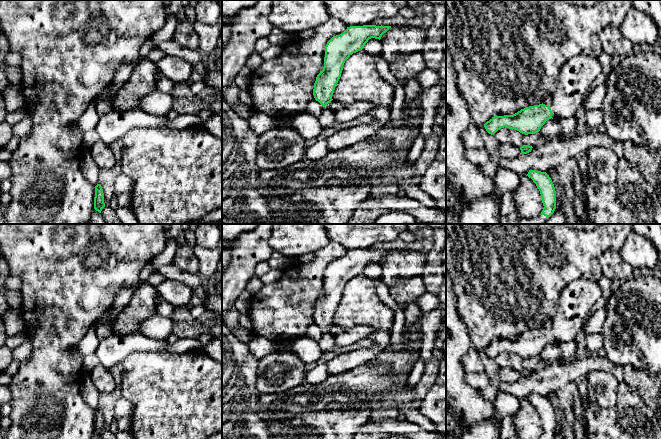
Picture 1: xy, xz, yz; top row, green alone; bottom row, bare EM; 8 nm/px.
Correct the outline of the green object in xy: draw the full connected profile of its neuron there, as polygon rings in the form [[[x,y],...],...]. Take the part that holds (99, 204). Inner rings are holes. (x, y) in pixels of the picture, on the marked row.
[[[97,184],[95,186],[94,209],[101,213],[104,207],[105,203],[103,189],[100,184]]]

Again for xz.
[[[350,26],[340,35],[333,36],[325,46],[323,70],[317,75],[313,95],[323,106],[318,120],[323,129],[333,128],[337,122],[332,110],[326,105],[333,99],[335,87],[341,77],[345,61],[353,54],[363,49],[369,39],[381,39],[391,26]]]

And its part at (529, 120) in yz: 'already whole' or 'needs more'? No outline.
needs more

